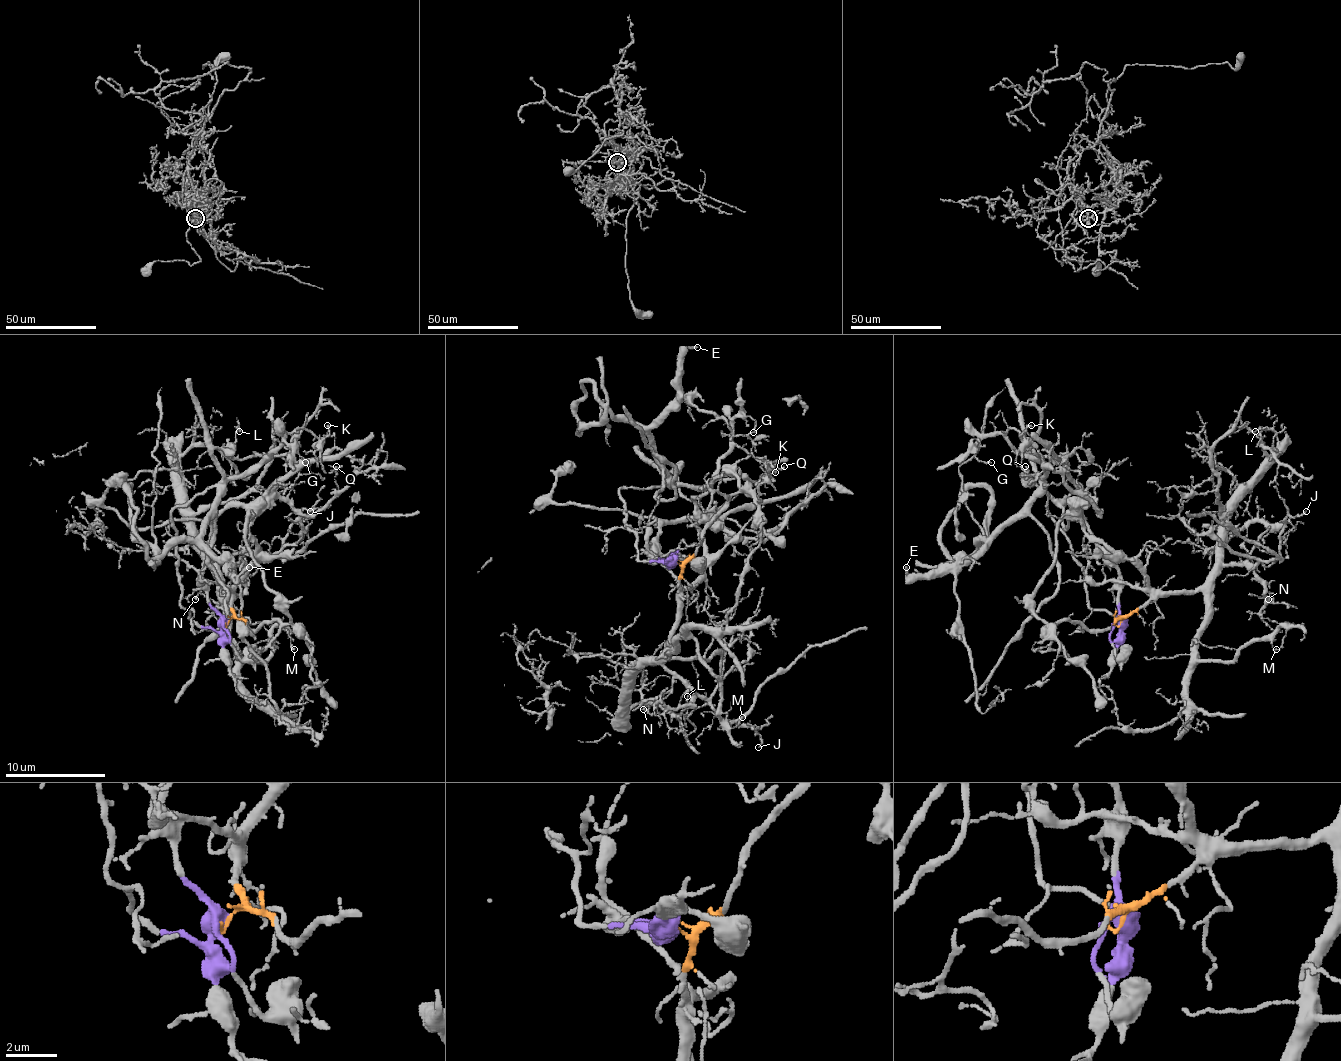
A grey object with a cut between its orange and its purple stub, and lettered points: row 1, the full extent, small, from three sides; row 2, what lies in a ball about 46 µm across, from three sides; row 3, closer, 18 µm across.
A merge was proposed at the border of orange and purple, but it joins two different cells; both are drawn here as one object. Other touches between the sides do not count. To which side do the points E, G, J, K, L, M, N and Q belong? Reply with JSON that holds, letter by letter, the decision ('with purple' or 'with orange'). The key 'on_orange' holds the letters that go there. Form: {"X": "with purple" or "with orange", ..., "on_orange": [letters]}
{"E": "with purple", "G": "with purple", "J": "with orange", "K": "with purple", "L": "with orange", "M": "with orange", "N": "with orange", "Q": "with purple", "on_orange": ["J", "L", "M", "N"]}

